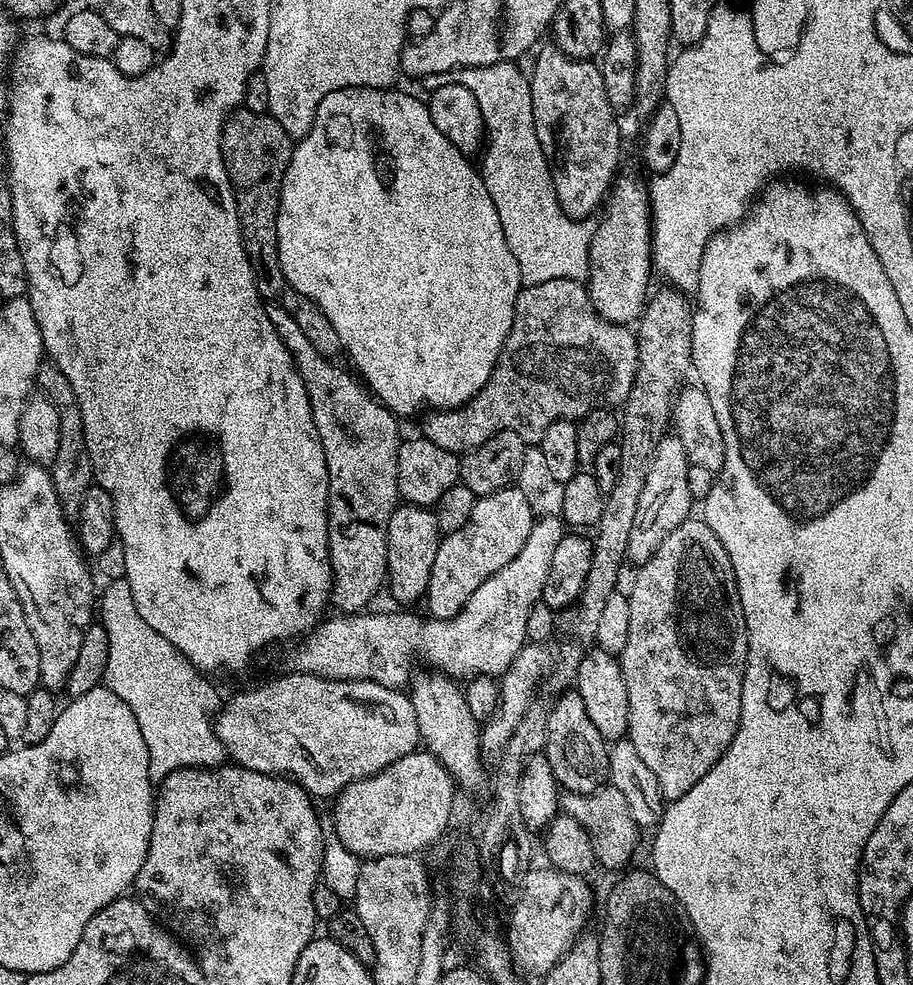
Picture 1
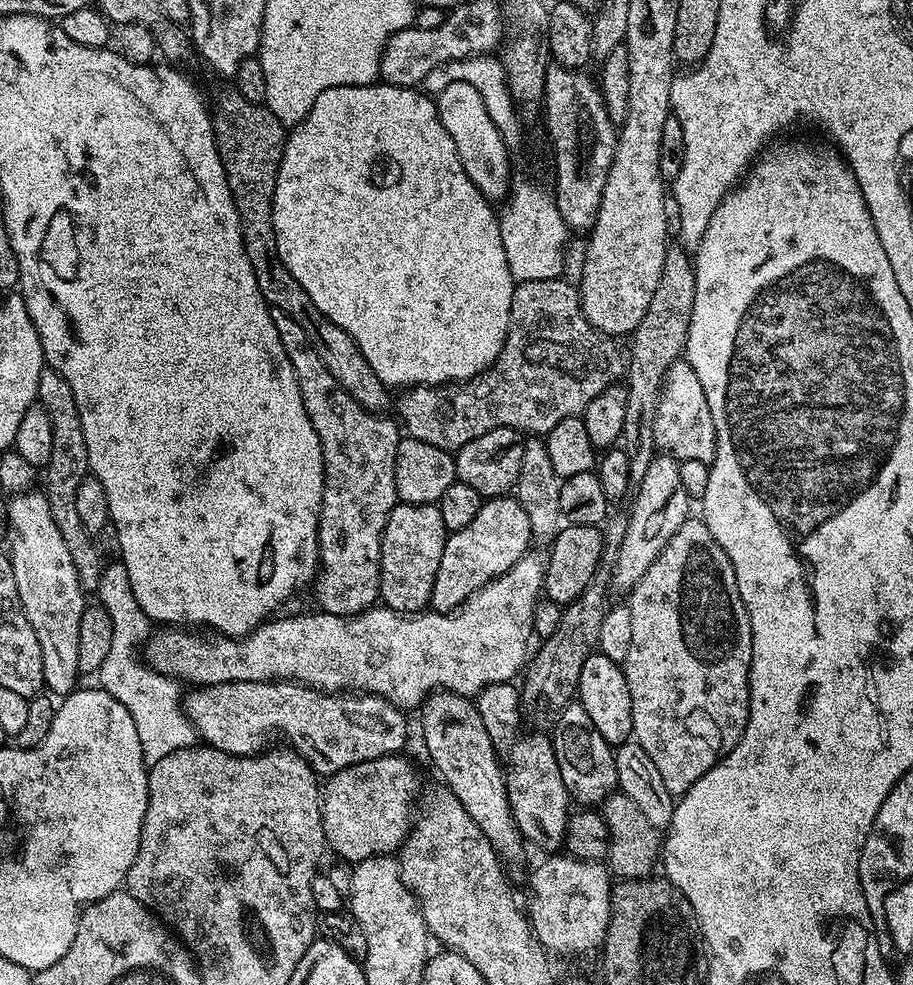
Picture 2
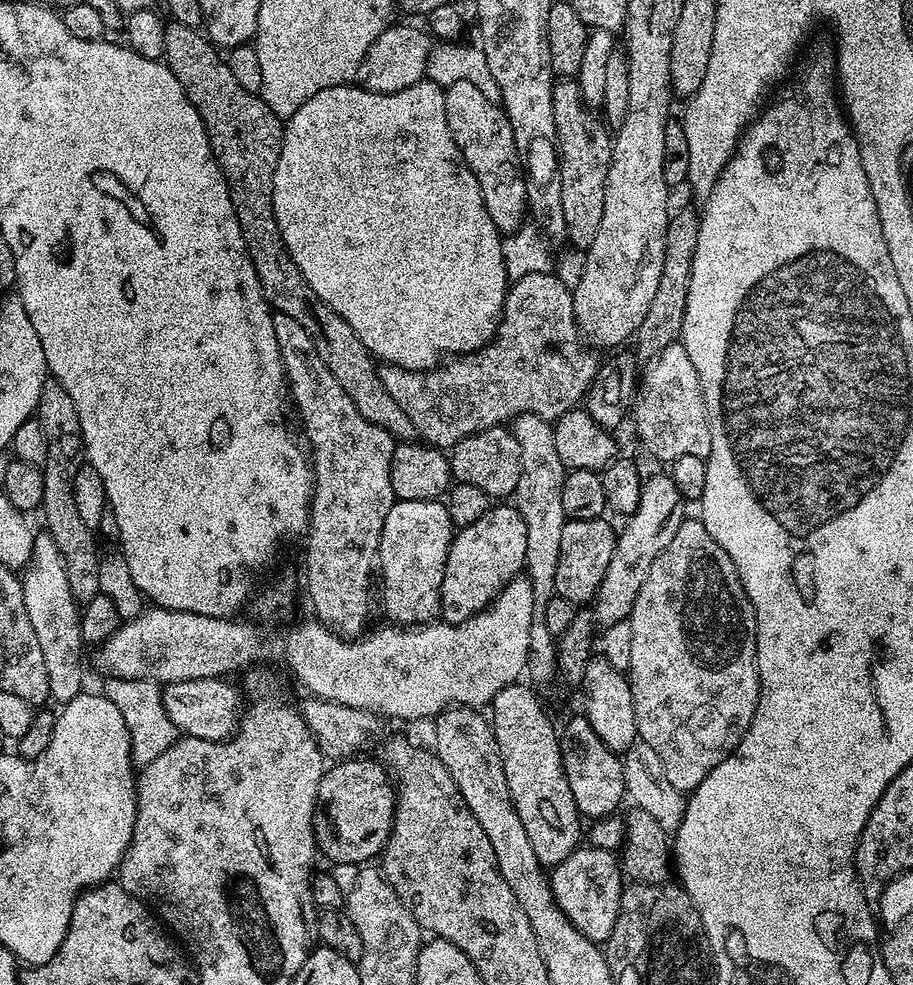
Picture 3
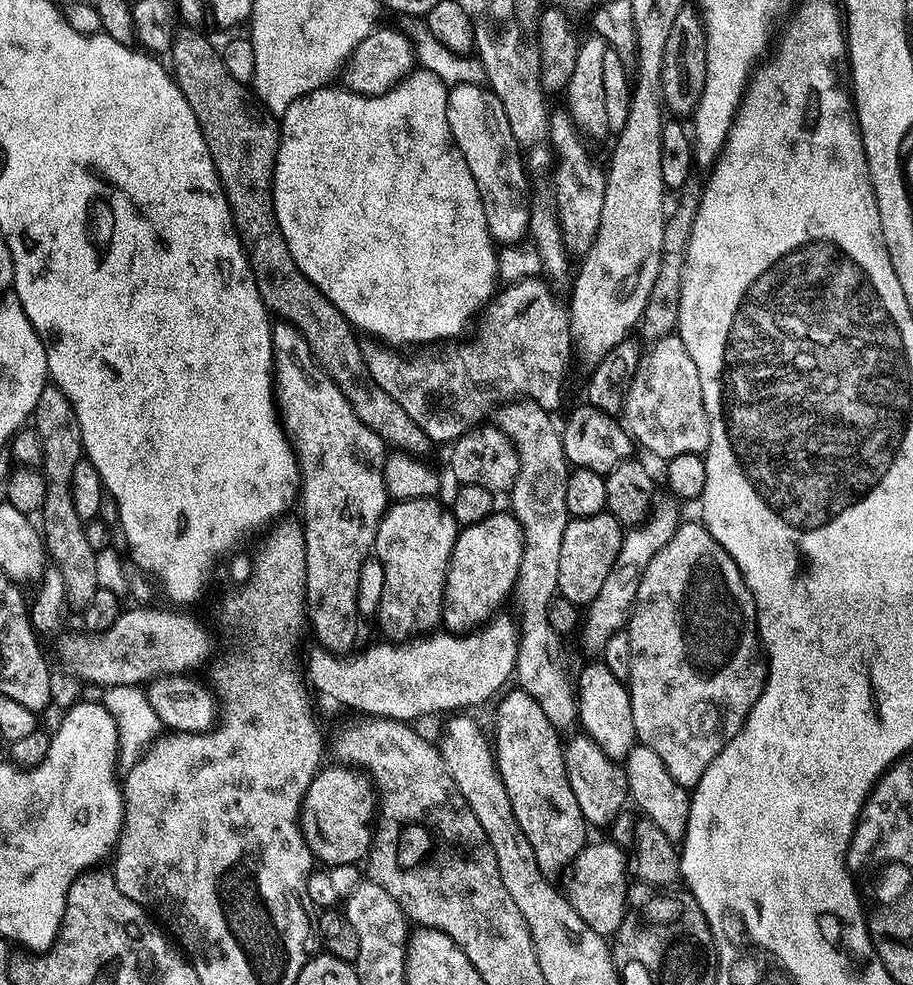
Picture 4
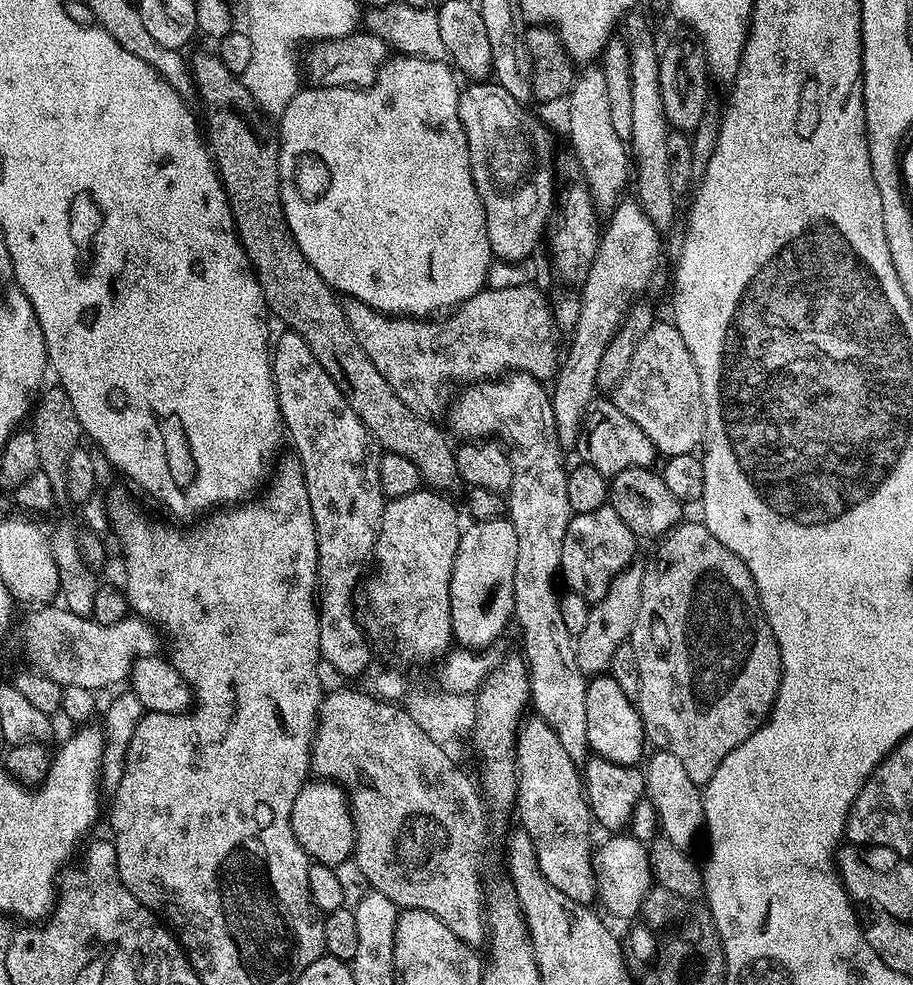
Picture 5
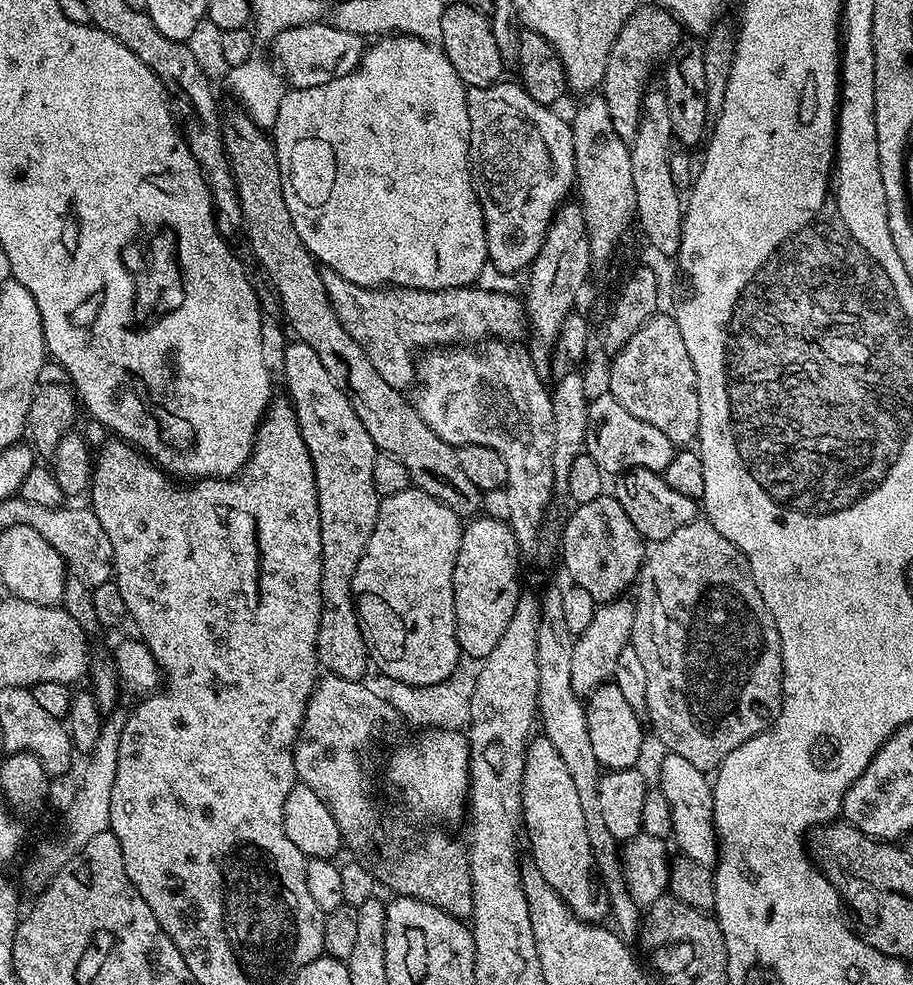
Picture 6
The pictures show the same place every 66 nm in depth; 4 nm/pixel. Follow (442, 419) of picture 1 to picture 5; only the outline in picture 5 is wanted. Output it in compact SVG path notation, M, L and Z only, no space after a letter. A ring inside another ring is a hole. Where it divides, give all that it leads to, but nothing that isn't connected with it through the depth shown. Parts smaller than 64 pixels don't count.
M535 283L526 286L510 286L510 290L494 290L485 287L469 300L465 300L451 313L449 320L440 320L437 324L428 318L397 318L391 314L377 312L366 306L361 300L348 300L344 304L344 313L350 322L350 330L358 338L366 358L374 362L374 370L390 382L390 390L414 410L414 414L425 418L436 418L443 413L446 404L440 401L440 391L444 380L452 384L455 380L464 380L465 385L487 382L513 372L528 372L534 379L548 382L556 375L558 352L556 356L556 336L558 329L552 315L549 297L536 289Z

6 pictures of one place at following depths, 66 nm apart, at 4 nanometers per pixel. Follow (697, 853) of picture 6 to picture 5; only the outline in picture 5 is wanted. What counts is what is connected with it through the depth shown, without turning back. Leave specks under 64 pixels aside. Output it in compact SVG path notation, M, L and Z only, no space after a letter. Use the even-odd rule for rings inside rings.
M658 750L654 752L654 756L647 759L644 768L645 773L645 795L651 802L655 812L658 814L659 829L665 839L682 849L689 849L690 844L695 840L696 834L703 829L704 824L704 799L703 793L690 778L686 772L686 768L682 765L682 762L675 758L674 754L670 754L669 751Z

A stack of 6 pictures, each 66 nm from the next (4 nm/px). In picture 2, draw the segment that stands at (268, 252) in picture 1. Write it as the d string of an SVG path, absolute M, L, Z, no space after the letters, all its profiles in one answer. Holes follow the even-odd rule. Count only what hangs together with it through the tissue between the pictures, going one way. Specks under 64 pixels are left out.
M235 90L224 92L210 108L212 129L216 139L216 149L226 174L226 182L230 186L230 194L234 198L234 206L238 210L242 242L246 250L246 258L250 258L250 266L254 270L254 278L258 282L258 290L262 298L274 308L281 308L302 330L306 330L308 340L318 350L318 358L326 366L326 370L344 387L367 412L377 414L385 411L390 389L370 370L362 352L342 330L342 326L334 326L314 302L310 302L310 294L298 286L298 282L286 270L282 258L276 249L276 235L272 221L272 195L276 189L276 179L280 163L284 157L284 141L286 126L264 104L246 102L242 94Z

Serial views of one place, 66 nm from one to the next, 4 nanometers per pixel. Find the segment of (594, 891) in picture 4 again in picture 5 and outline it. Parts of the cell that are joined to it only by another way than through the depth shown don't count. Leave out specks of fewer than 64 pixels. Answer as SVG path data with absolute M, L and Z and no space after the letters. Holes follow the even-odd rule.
M612 834L607 839L594 852L598 904L620 920L628 920L631 916L639 917L644 907L644 899L654 887L648 848L645 841L631 834Z

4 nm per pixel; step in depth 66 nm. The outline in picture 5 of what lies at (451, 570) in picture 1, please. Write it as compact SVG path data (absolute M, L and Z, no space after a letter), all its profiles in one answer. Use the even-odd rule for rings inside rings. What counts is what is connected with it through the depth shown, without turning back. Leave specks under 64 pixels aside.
M477 520L469 523L460 533L458 554L450 578L450 622L452 639L459 647L488 650L514 620L514 562L518 562L518 534L514 534L511 520Z

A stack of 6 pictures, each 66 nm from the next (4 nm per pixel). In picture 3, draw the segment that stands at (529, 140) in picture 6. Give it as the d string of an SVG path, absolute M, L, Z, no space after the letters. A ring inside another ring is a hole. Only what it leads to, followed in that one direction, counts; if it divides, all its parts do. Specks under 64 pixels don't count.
M454 82L444 88L444 97L446 98L446 122L450 126L450 134L458 146L458 150L464 156L466 166L478 178L482 198L486 202L486 210L494 222L494 226L501 234L516 231L525 223L528 209L527 186L525 184L524 169L520 166L520 155L516 153L514 146L514 134L510 130L510 122L506 118L503 107L497 101L486 98L474 82Z

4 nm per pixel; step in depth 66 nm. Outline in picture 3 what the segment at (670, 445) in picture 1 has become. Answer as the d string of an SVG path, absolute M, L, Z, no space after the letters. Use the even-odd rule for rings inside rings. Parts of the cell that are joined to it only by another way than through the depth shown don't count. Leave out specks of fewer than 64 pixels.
M671 475L652 476L649 480L647 477L643 481L638 510L627 519L625 524L628 525L619 529L614 558L610 558L606 578L602 578L602 586L598 586L596 591L594 611L597 625L607 629L631 616L634 598L638 598L638 590L642 590L642 582L646 582L646 574L650 574L654 558L670 546L674 534L678 534L678 526L682 526L686 519L684 507L684 496L678 494L678 486L674 486Z

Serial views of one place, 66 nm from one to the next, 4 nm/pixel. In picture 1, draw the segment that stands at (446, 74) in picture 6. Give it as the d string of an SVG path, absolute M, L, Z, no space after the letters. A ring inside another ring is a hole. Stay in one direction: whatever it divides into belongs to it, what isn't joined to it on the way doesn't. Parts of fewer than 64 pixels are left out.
M343 88L334 90L318 102L314 122L305 136L295 141L292 157L286 166L284 181L280 184L280 209L278 226L278 258L285 285L298 294L310 298L330 318L334 330L338 330L340 347L352 359L351 367L358 373L369 392L397 417L412 416L425 404L428 410L455 410L464 407L486 386L494 366L498 362L506 338L512 329L516 313L516 299L522 287L518 262L506 246L506 234L502 234L502 222L498 222L498 210L490 190L486 190L484 177L472 168L473 161L446 138L434 126L430 110L423 99L408 92L396 92L387 88ZM372 136L380 149L372 149ZM356 368L357 369L356 369ZM360 371L360 372L359 372Z

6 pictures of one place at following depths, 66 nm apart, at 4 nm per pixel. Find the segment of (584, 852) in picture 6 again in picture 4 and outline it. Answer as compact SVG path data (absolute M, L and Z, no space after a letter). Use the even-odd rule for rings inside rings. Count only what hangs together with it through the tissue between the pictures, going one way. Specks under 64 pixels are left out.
M523 690L515 691L505 691L499 697L500 705L496 708L496 740L494 736L496 768L500 771L500 777L506 786L506 794L510 794L510 806L514 810L514 818L518 818L522 834L526 834L526 838L530 838L530 846L534 846L538 866L545 874L553 874L552 872L562 871L564 864L571 865L575 861L577 854L589 839L590 828L582 810L578 808L578 798L574 796L570 784L564 761L565 741L560 740L561 733L550 722L550 718L542 714L542 706L538 706L538 702L530 698L530 694L526 694Z

